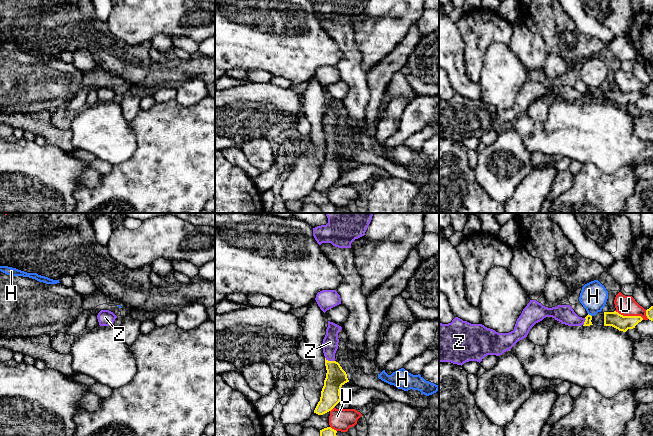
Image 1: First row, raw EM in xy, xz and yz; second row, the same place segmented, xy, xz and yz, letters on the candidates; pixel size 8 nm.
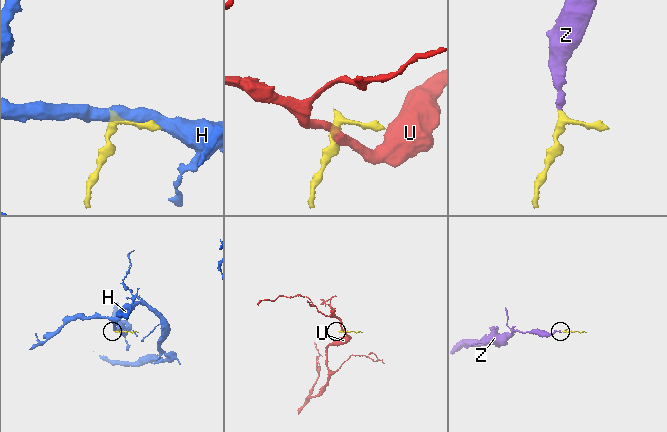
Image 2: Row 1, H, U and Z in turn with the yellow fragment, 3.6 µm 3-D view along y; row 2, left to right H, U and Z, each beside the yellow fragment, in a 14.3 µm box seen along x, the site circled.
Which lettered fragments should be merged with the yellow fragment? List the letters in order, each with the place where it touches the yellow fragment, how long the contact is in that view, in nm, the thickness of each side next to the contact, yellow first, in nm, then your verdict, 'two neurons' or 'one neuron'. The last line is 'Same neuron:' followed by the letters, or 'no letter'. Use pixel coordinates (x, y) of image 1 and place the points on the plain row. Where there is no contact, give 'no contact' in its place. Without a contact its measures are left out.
H: yz (590, 91) | 40 nm | 50/220 nm | two neurons
U: yz (629, 92) | 240 nm | 120/160 nm | two neurons
Z: xz (330, 137) | 90 nm | 160/130 nm | one neuron
Same neuron: Z

